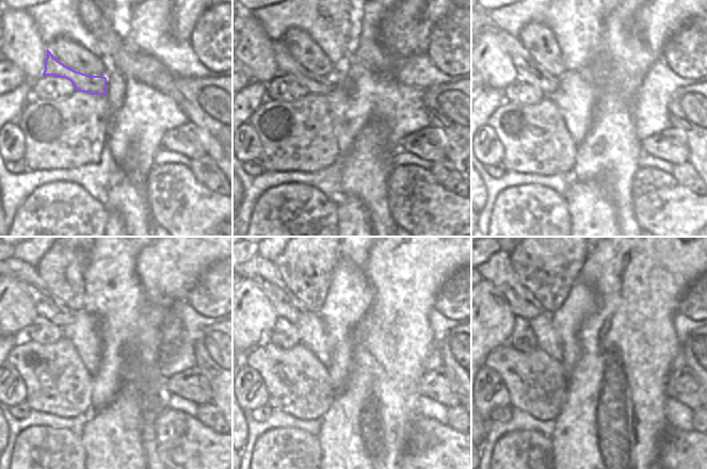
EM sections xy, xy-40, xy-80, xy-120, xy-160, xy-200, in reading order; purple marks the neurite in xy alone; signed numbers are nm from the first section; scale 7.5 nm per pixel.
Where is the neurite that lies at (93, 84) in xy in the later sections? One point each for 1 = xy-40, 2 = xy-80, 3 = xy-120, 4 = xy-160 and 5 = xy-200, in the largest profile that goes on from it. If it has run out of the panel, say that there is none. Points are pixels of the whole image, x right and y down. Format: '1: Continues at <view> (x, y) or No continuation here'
1: Continues at xy-40 (287, 65)
2: Continues at xy-80 (527, 69)
3: Continues at xy-120 (47, 305)
4: Continues at xy-160 (263, 272)
5: Continues at xy-200 (498, 270)

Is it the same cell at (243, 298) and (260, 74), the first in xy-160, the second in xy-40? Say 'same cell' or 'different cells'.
same cell

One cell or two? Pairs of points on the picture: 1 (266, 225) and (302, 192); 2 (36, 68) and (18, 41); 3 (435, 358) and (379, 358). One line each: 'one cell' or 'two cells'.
1: one cell
2: one cell
3: two cells

